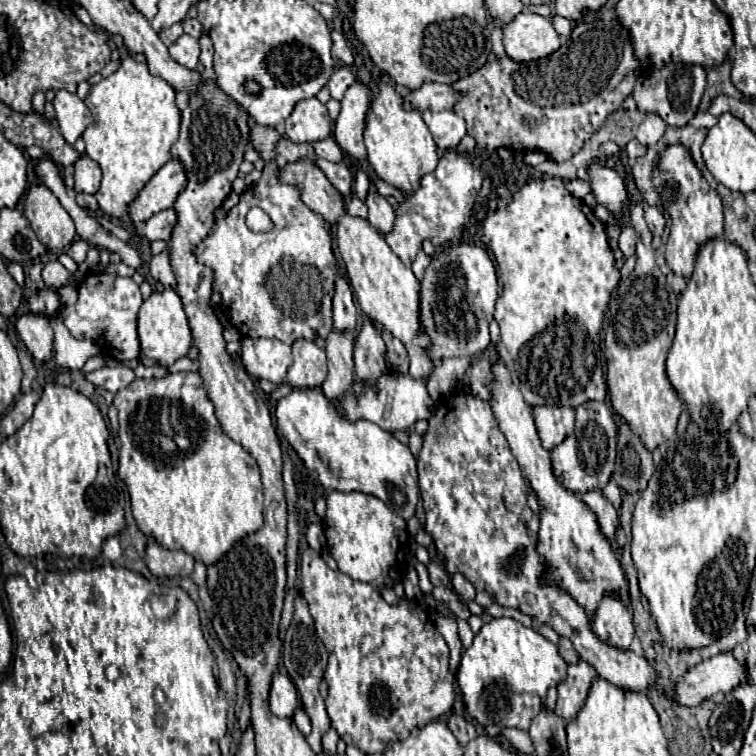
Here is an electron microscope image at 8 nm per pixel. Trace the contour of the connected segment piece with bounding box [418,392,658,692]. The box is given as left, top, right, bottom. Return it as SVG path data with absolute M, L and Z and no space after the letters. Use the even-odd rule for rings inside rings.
M452 394L438 402L424 446L418 456L420 496L426 510L424 530L430 532L436 550L446 558L450 574L464 574L478 590L492 592L500 606L512 606L552 626L560 636L570 638L576 652L598 672L600 678L626 692L646 692L658 684L652 664L632 650L620 652L592 636L584 610L564 592L538 586L544 570L536 552L536 514L526 504L528 486L520 466L500 432L490 404L472 394Z

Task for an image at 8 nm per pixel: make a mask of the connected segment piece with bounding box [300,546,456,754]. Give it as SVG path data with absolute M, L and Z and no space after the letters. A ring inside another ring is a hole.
M308 546L300 550L300 580L300 594L306 598L316 624L316 634L328 650L324 680L328 682L330 692L326 710L332 728L348 746L356 746L366 754L384 752L392 738L406 736L416 726L422 728L452 708L456 676L448 670L448 646L432 624L424 604L402 598L398 606L390 606L370 584L356 582L348 574L330 570L322 556Z

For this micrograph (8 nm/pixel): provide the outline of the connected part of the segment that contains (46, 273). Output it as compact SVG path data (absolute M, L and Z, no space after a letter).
M50 260L44 264L42 268L42 280L48 284L48 286L54 286L54 288L60 288L64 284L70 282L70 272L58 262L58 260Z

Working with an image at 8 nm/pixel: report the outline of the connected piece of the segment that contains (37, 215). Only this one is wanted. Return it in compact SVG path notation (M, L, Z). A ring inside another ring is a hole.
M32 184L28 188L24 196L24 216L40 240L48 244L50 252L62 252L74 242L76 230L70 214L44 184Z

